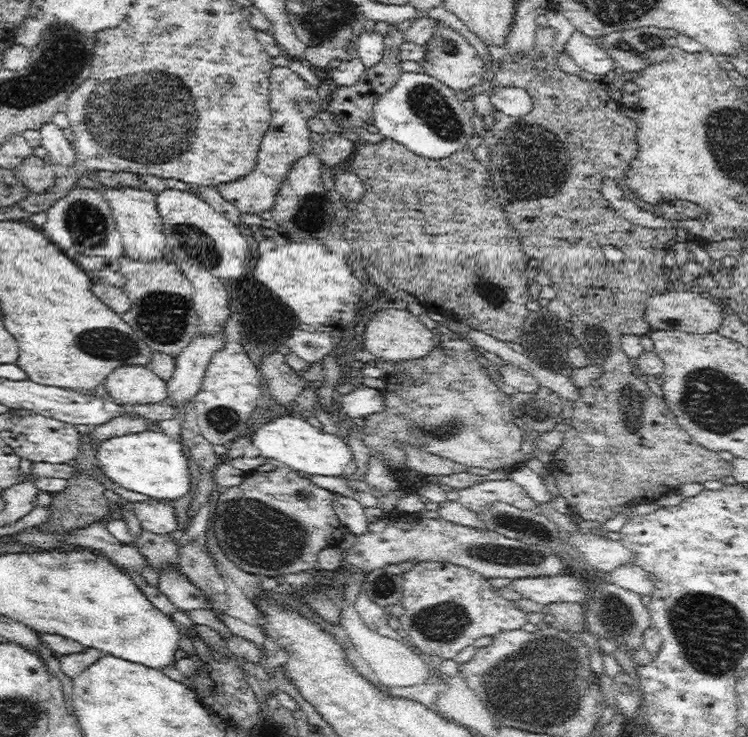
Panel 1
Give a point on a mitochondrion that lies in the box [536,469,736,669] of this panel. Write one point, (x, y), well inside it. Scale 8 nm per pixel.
(622, 617)

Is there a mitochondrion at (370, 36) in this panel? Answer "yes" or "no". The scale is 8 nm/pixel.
no

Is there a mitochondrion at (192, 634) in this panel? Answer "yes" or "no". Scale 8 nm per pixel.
no

